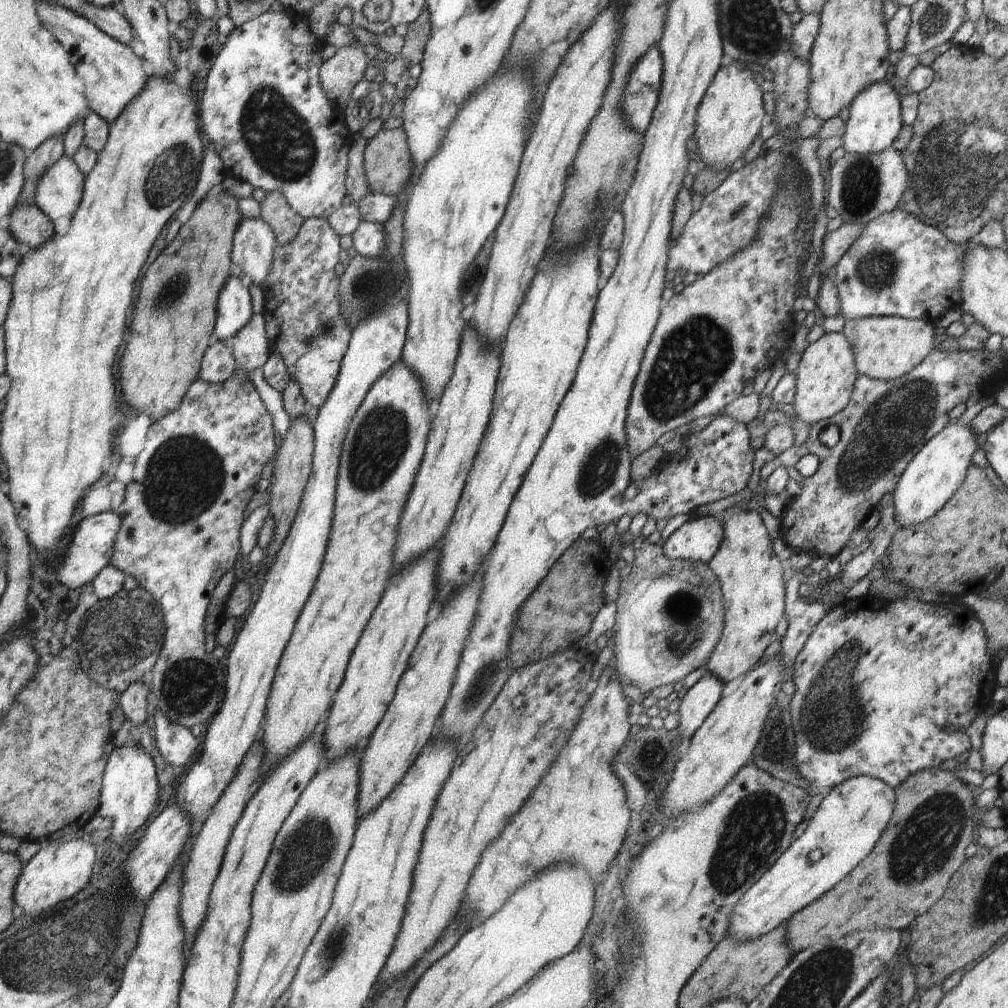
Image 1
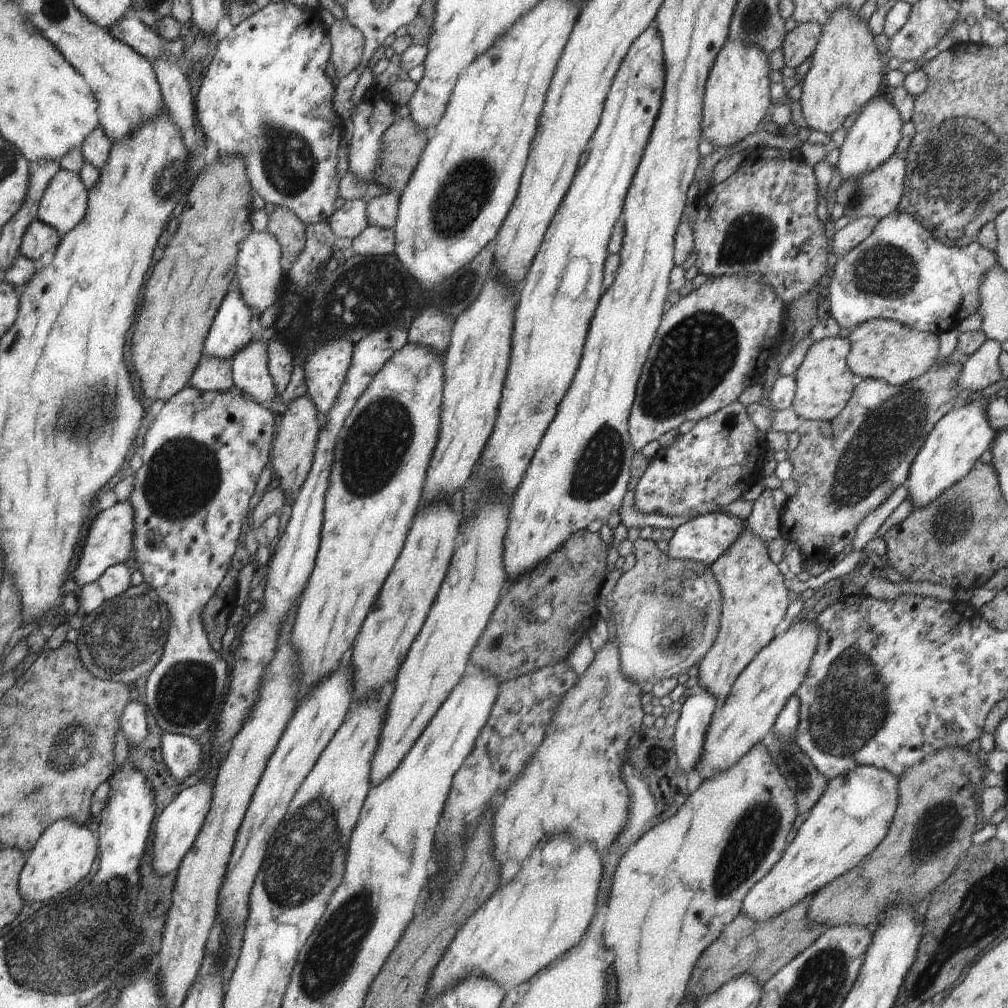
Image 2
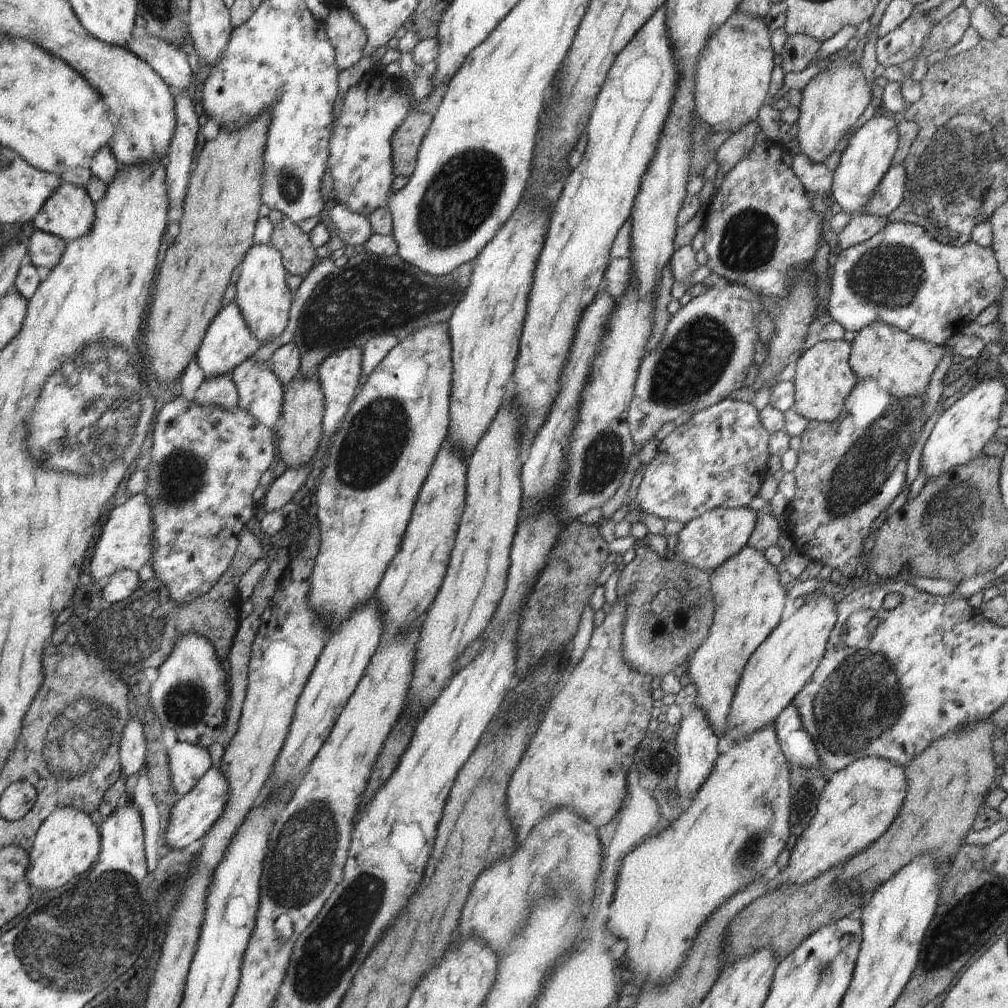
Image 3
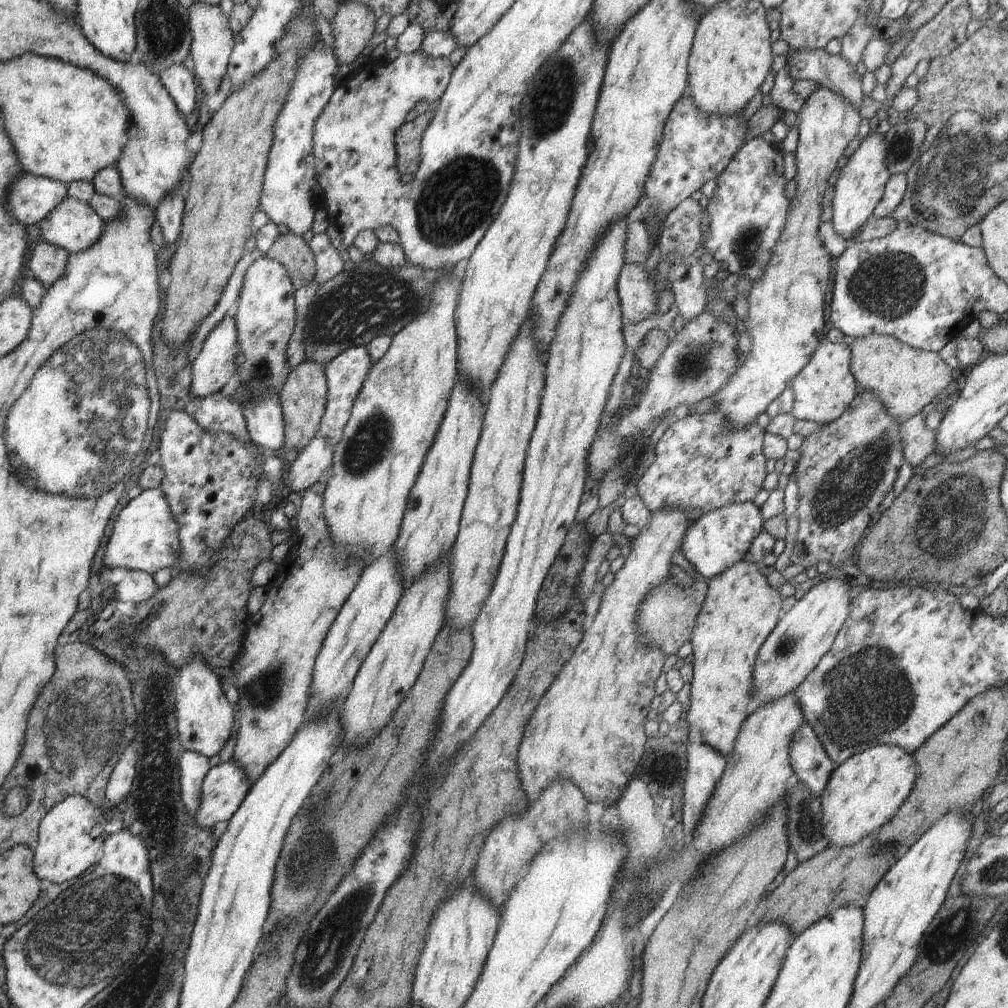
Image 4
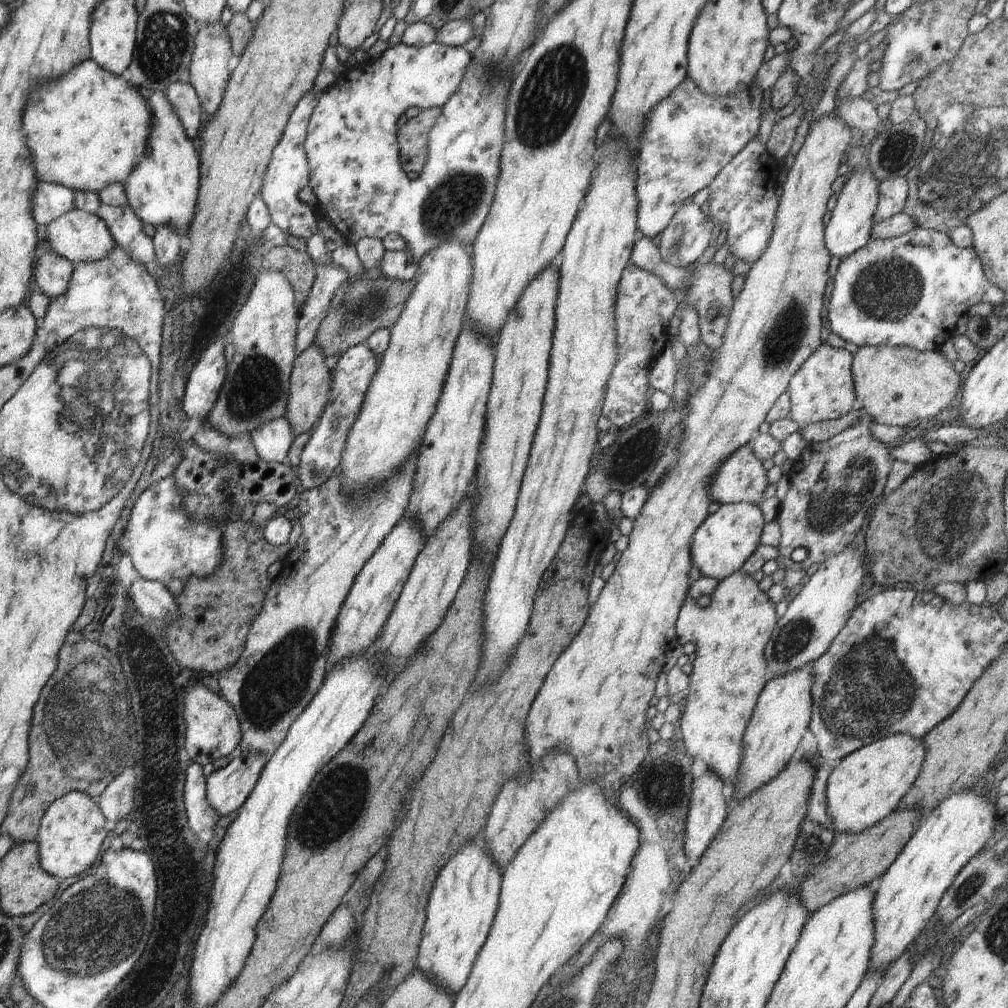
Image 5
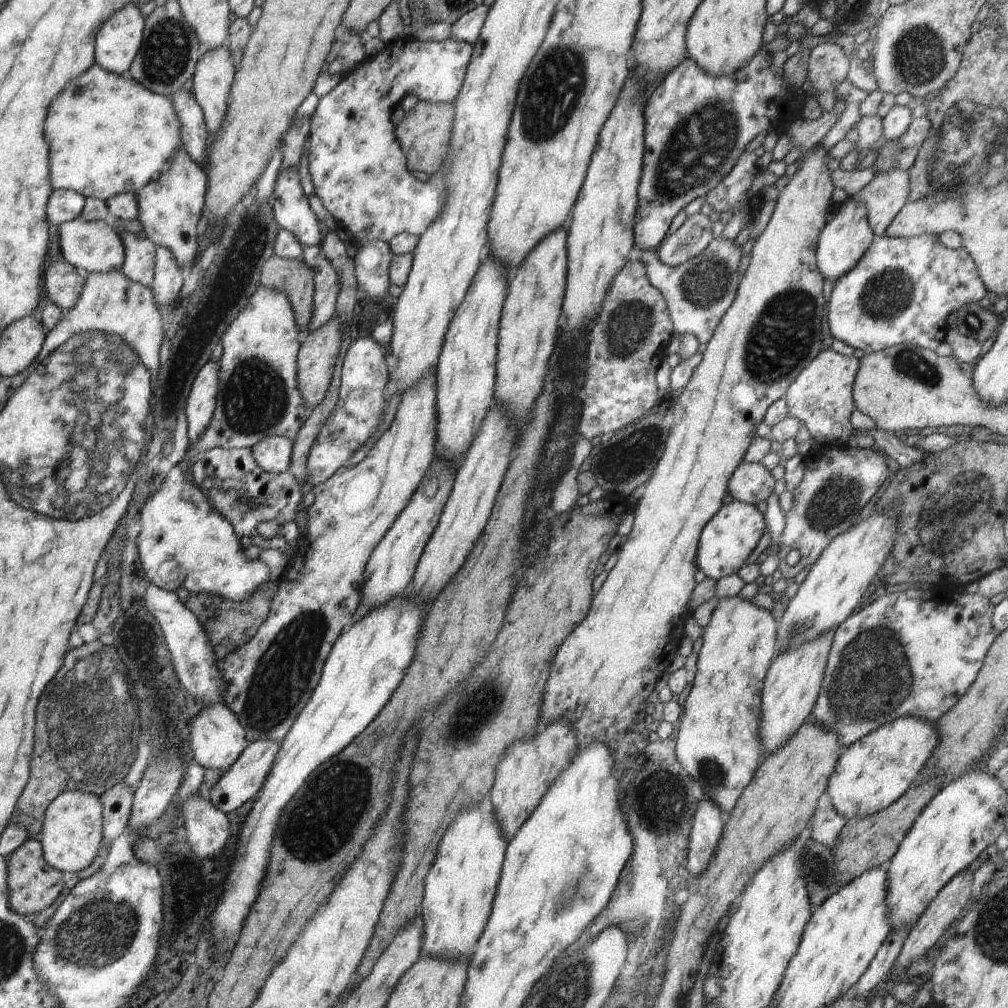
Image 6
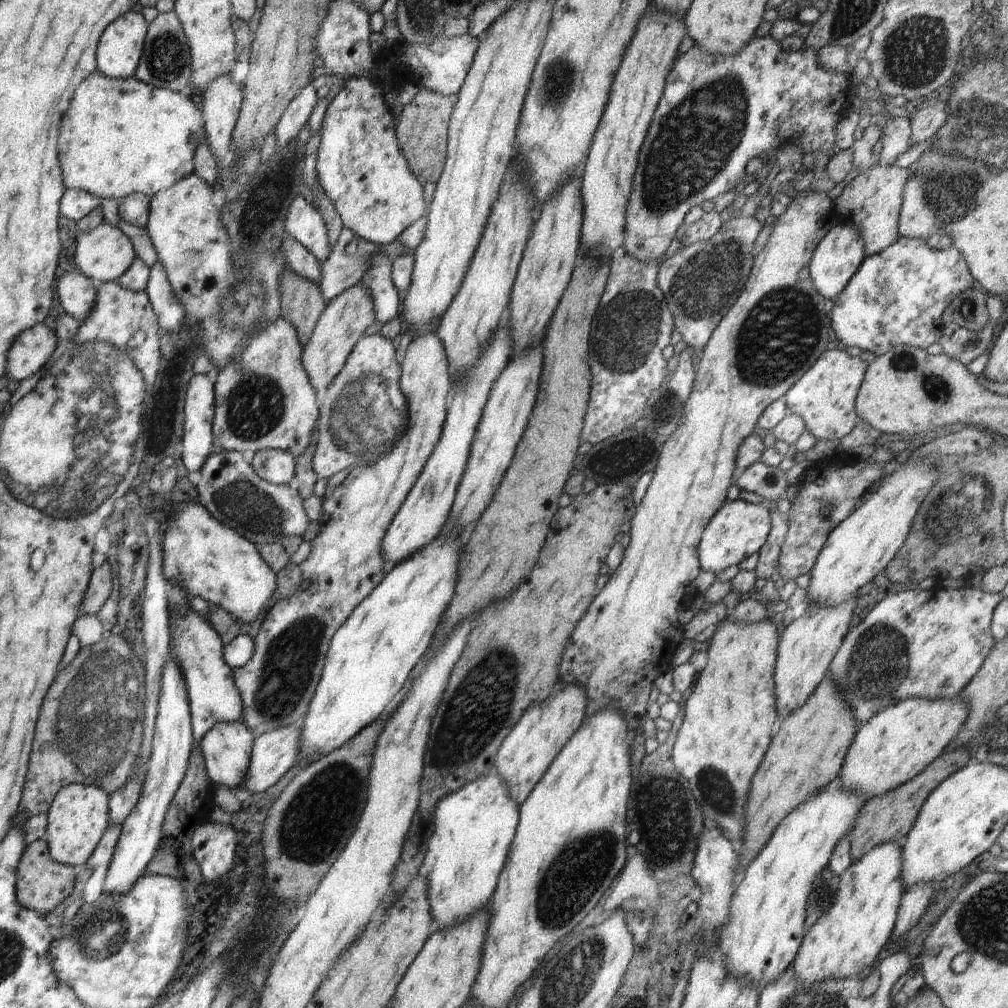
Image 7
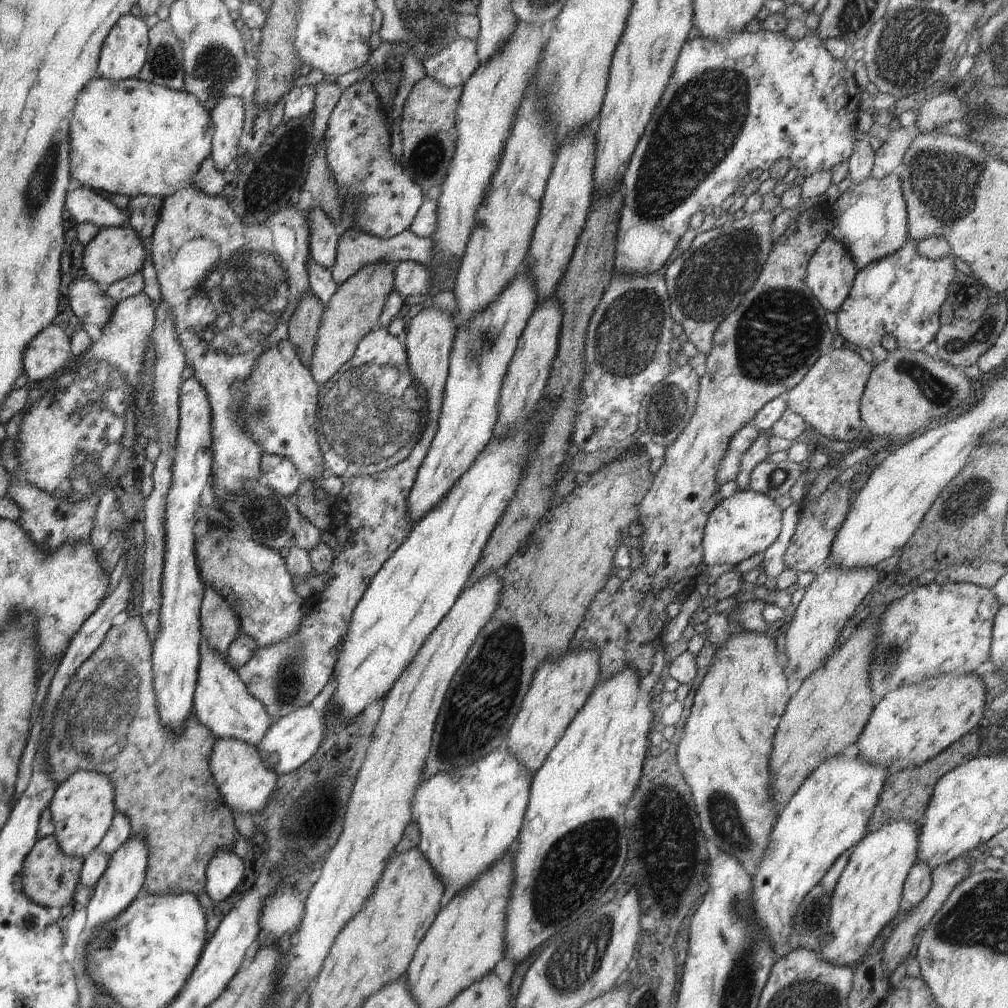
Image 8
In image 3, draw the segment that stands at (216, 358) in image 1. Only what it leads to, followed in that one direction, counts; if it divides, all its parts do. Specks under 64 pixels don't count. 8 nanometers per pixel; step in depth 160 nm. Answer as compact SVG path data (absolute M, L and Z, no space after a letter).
M230 374L204 378L193 400L204 406L214 404L225 409L235 409L239 404L237 388Z

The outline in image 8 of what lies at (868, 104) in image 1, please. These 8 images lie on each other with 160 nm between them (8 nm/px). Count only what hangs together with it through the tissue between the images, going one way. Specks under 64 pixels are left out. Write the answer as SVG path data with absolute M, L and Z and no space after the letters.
M830 235L820 244L818 250L812 256L806 270L805 282L822 308L828 313L836 313L840 310L840 306L844 304L844 300L848 298L857 272L856 264L854 264L848 250Z

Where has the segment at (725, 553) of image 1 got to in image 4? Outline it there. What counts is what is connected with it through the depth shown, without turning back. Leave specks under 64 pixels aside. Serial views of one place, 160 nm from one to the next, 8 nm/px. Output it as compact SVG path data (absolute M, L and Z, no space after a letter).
M742 559L723 573L711 578L707 597L701 606L690 637L694 660L691 662L693 679L687 721L692 734L724 756L732 752L742 723L750 715L754 661L762 643L768 638L771 630L776 628L782 614L783 598L778 588L768 584L767 576L759 571L760 567L761 565Z

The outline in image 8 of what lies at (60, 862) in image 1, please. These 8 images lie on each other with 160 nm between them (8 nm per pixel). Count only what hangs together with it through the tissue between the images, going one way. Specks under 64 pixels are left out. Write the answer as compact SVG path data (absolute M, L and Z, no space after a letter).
M76 770L57 787L49 810L54 822L53 836L64 854L86 857L102 842L116 814L114 787L107 772L94 770Z

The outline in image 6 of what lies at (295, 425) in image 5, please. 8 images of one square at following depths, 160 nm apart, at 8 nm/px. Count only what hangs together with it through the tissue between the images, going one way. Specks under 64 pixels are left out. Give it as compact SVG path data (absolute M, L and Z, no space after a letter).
M333 317L324 326L303 336L297 354L297 377L303 404L309 412L312 412L313 408L316 408L324 400L326 391L330 386L342 340L341 330L339 319Z

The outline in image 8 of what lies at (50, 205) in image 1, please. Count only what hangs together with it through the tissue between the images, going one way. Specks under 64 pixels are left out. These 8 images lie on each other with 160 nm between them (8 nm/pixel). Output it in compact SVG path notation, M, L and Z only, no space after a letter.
M130 226L100 229L96 238L84 248L84 271L97 284L114 284L142 271L146 260L146 248L140 236Z

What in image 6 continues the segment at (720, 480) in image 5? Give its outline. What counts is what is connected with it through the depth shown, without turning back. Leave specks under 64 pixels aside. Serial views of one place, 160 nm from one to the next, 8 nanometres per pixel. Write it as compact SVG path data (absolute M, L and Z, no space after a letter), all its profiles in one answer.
M742 460L729 478L728 492L736 501L756 505L773 493L775 478L761 463Z

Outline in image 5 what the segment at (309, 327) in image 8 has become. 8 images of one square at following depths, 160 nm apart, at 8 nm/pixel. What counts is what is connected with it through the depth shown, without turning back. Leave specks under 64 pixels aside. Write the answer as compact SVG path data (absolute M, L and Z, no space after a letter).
M290 245L274 247L264 252L261 258L264 269L280 271L292 285L298 309L308 298L317 270L315 262L304 250L293 249Z

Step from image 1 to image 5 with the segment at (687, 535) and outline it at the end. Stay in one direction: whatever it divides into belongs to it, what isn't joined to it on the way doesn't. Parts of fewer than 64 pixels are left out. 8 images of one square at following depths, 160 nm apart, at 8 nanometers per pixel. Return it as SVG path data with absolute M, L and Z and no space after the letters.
M726 503L716 512L709 514L697 528L692 540L691 557L694 566L703 576L724 580L740 572L743 564L760 544L760 535L765 524L761 507L752 503Z

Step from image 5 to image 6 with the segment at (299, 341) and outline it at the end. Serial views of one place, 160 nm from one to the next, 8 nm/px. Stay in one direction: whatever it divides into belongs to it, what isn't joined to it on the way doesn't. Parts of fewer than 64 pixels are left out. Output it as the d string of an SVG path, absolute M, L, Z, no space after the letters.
M302 245L303 261L313 272L314 296L313 313L308 332L324 326L334 317L335 300L339 291L339 278L334 267L324 260L324 256L314 246Z

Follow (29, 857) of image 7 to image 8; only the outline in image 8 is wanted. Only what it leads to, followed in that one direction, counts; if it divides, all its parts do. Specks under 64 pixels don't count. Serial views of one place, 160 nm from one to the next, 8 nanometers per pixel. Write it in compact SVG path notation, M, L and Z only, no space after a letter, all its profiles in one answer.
M56 836L38 839L24 860L22 868L22 885L24 893L33 902L43 908L60 908L72 902L76 890L79 888L80 872L84 864L84 857L68 856L60 850Z

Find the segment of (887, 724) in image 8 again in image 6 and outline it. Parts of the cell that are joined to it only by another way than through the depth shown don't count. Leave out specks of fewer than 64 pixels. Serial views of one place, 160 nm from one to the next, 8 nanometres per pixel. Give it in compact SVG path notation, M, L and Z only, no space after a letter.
M913 716L902 717L877 728L858 742L842 750L837 758L836 768L828 777L827 782L827 792L830 795L834 812L844 820L866 819L896 802L912 784L919 781L922 774L921 768L936 748L939 739L936 730L937 727L934 723L929 723L924 719Z

